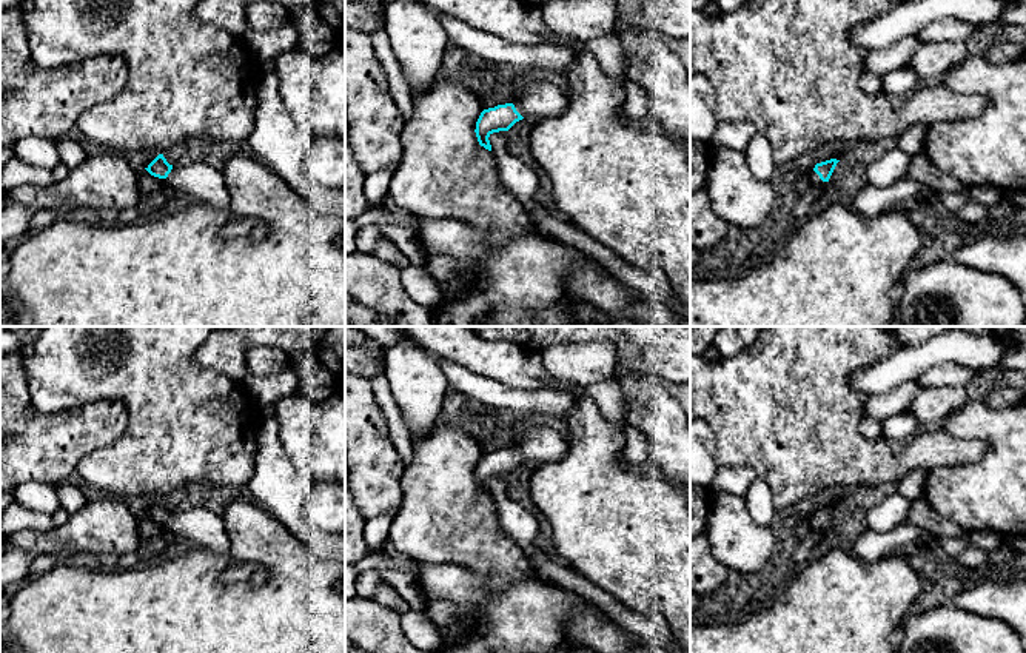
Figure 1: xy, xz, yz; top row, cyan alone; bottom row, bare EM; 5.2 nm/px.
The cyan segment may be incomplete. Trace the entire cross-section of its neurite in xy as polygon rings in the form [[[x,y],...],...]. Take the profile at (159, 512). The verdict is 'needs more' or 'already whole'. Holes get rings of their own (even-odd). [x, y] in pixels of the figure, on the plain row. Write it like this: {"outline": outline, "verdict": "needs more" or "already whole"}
{"outline": [[[159,499],[145,514],[154,522],[165,524],[179,539],[226,559],[228,562],[220,574],[222,582],[260,587],[267,581],[268,573],[263,567],[228,558],[230,541],[222,516],[210,508],[191,507],[173,511],[163,499]]], "verdict": "needs more"}

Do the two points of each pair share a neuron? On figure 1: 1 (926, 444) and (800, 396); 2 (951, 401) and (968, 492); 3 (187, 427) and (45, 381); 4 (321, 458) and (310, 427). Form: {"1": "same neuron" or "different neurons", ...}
{"1": "same neuron", "2": "different neurons", "3": "same neuron", "4": "same neuron"}

